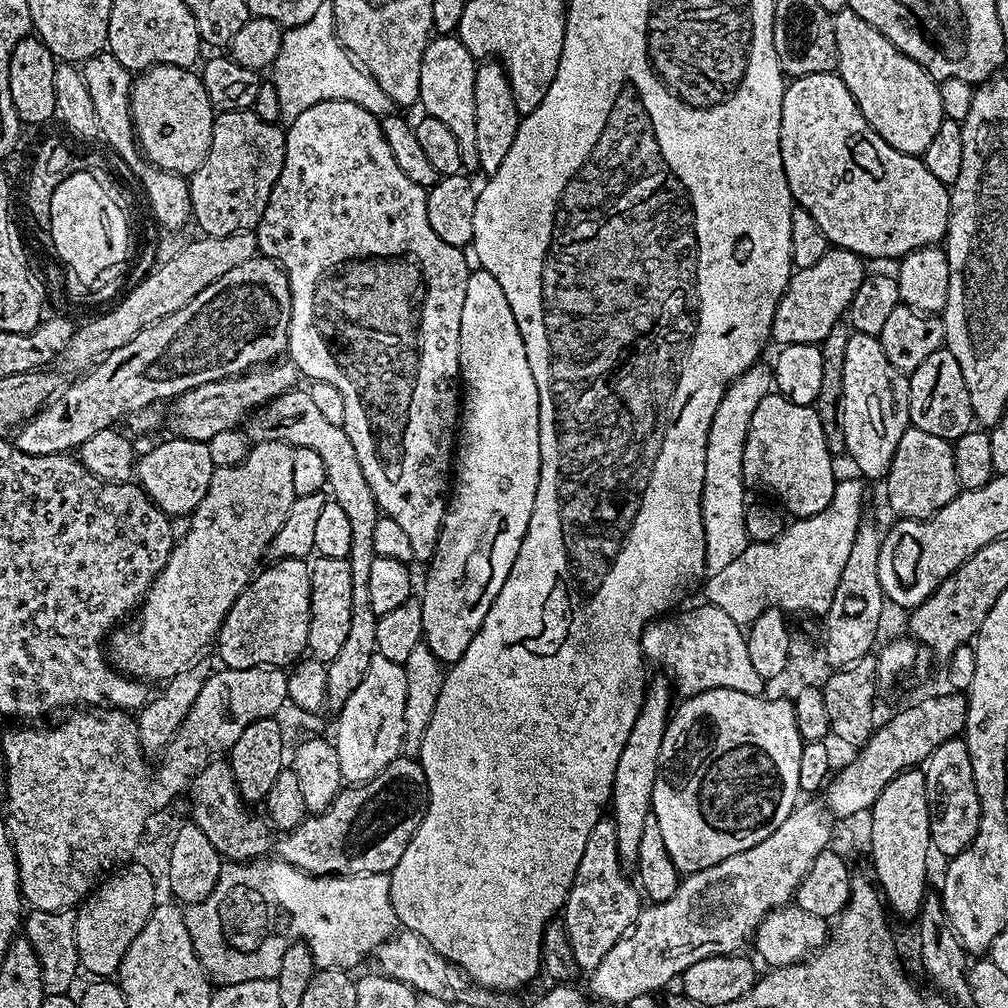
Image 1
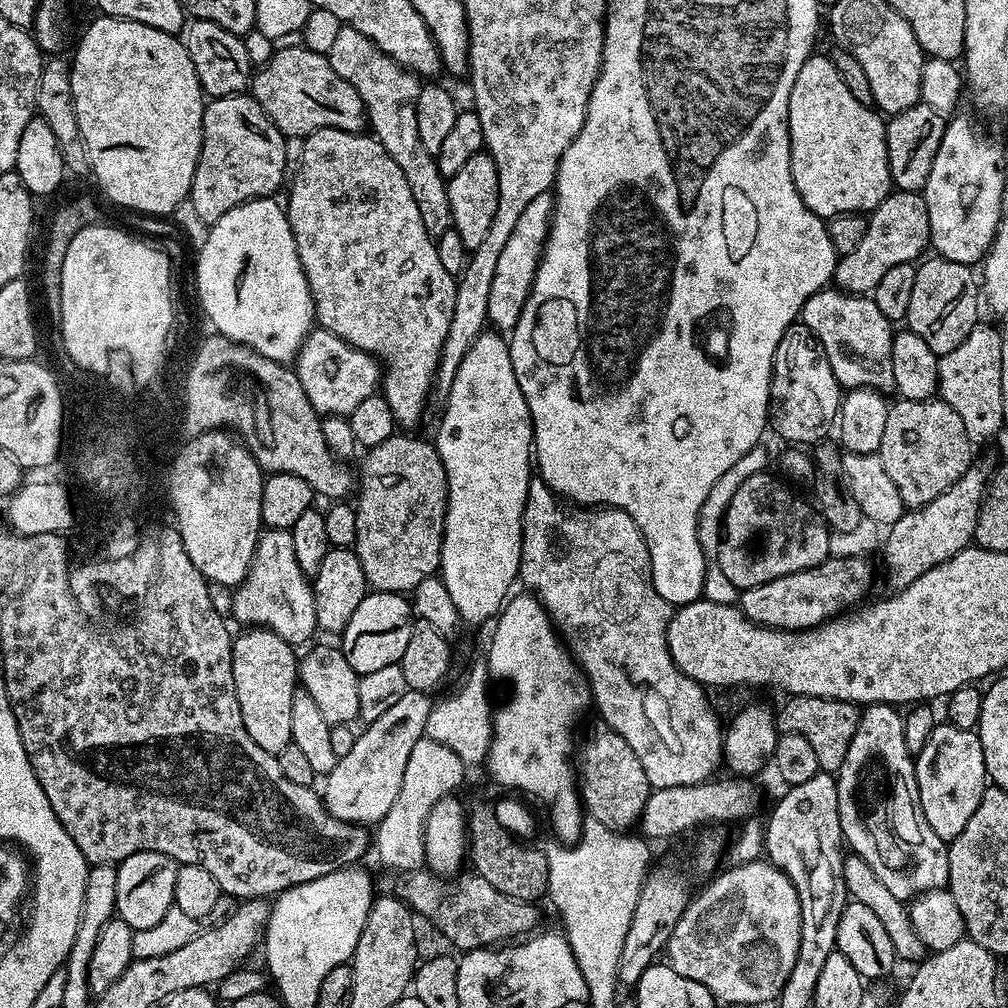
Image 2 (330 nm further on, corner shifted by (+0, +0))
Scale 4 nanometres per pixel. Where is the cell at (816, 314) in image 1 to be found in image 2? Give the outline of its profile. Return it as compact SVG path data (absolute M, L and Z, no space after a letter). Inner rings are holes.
M893 190L868 216L866 234L851 254L839 257L836 262L834 284L837 289L853 294L870 294L878 286L882 274L890 266L919 261L929 247L930 218L926 214L926 202L918 192Z

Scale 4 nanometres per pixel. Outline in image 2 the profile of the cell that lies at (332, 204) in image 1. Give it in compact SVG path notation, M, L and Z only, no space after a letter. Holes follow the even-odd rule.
M318 128L303 141L304 149L300 152L300 165L296 173L291 173L292 189L288 192L286 211L290 230L294 234L294 242L298 246L298 258L302 262L302 270L306 274L308 289L312 295L314 320L327 332L342 338L352 348L369 352L382 365L382 394L386 402L390 402L390 410L394 410L397 425L404 430L412 430L424 416L424 407L428 404L428 391L433 391L436 371L440 365L442 346L446 342L446 330L450 330L450 318L454 318L454 294L457 277L446 272L439 258L437 241L422 226L422 214L418 214L418 202L414 202L414 194L410 194L410 182L406 182L406 174L402 174L402 166L390 158L388 151L376 141L371 134L347 132L337 128Z

